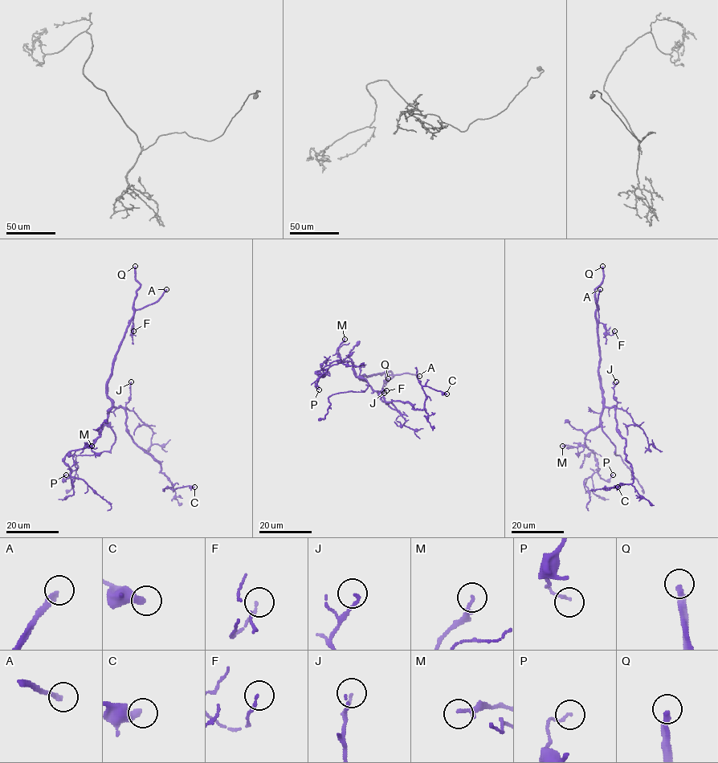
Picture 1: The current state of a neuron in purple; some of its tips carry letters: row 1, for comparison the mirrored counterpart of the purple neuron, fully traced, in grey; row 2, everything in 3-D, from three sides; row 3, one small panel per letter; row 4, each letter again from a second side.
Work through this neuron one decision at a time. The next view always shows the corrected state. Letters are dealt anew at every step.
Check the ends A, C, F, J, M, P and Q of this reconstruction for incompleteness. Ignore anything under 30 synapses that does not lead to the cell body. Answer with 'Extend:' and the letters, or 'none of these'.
Extend: A, Q

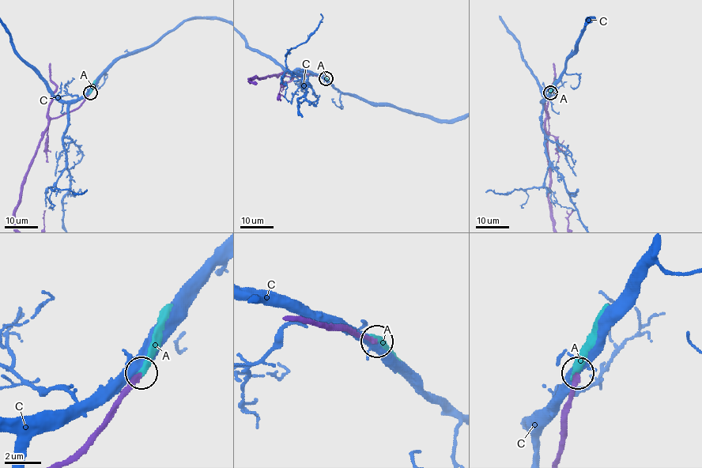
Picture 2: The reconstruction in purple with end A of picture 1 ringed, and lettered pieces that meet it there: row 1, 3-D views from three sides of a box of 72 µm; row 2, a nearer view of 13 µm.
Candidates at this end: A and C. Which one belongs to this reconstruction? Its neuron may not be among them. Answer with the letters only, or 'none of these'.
none of these

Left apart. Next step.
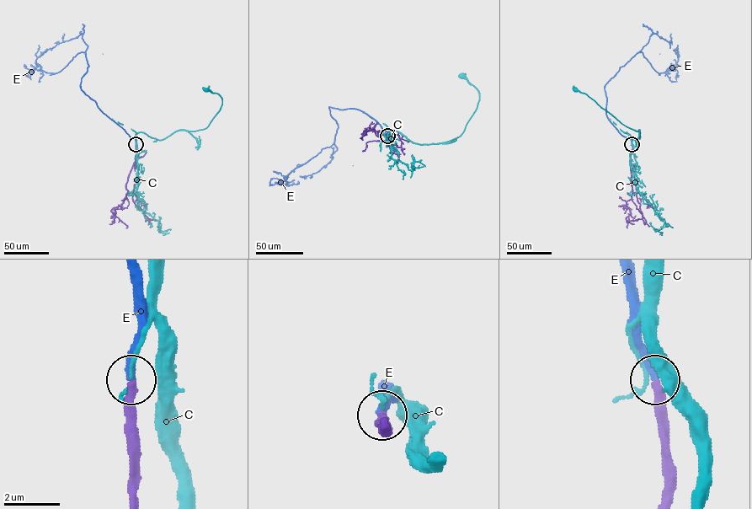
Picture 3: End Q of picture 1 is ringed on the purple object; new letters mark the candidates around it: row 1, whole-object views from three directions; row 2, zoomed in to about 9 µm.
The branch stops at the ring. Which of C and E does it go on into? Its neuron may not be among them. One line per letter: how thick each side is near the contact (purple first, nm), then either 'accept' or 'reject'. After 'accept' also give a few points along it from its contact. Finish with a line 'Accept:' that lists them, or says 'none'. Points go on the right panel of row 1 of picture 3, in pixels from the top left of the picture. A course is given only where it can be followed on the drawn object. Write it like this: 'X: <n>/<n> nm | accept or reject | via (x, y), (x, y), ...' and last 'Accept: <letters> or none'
C: 300/130 nm | reject
E: 320/320 nm | accept | via (632, 144), (607, 117), (605, 86), (638, 52), (658, 73), (667, 71), (678, 61), (674, 49)
Accept: E

